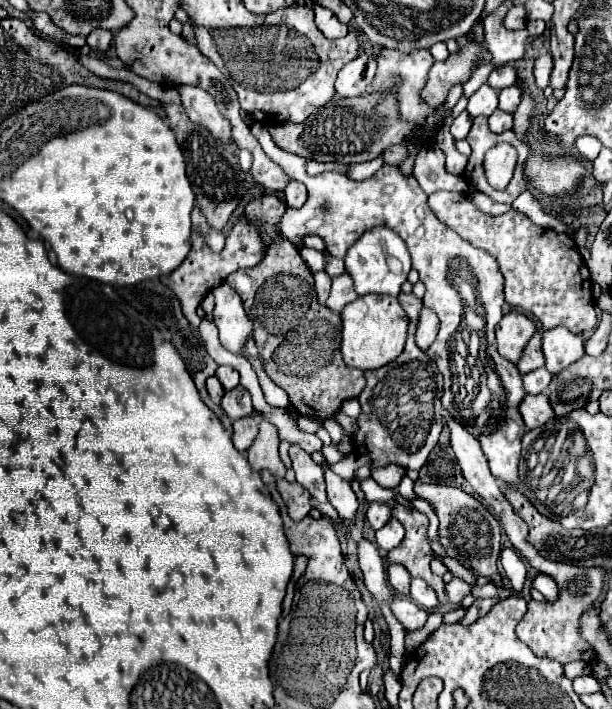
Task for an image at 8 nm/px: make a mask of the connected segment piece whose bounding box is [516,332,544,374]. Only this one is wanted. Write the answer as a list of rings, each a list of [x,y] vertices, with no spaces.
[[[536,332],[532,336],[532,340],[526,344],[524,354],[522,354],[522,358],[518,360],[516,366],[518,366],[520,374],[528,374],[528,372],[544,366],[544,354],[542,354],[542,348],[540,348],[540,332]]]

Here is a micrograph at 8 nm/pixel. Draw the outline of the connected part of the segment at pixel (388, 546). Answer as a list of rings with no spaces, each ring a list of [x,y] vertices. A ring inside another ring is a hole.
[[[394,516],[386,522],[384,528],[376,530],[376,544],[380,550],[386,550],[386,552],[396,548],[402,542],[402,538],[404,538],[404,528]]]

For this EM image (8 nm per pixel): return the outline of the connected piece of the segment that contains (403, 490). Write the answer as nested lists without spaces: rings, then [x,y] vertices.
[[[406,475],[402,479],[400,486],[396,488],[394,494],[397,493],[399,493],[403,498],[405,498],[409,502],[418,498],[414,493],[414,482]]]

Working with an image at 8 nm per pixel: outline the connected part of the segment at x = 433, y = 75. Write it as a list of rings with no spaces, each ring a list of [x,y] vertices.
[[[466,44],[460,54],[450,56],[446,62],[434,62],[428,74],[426,88],[422,90],[424,100],[430,106],[436,106],[442,100],[446,100],[446,94],[454,84],[462,84],[470,78],[472,62],[476,58],[478,58],[478,46]]]

